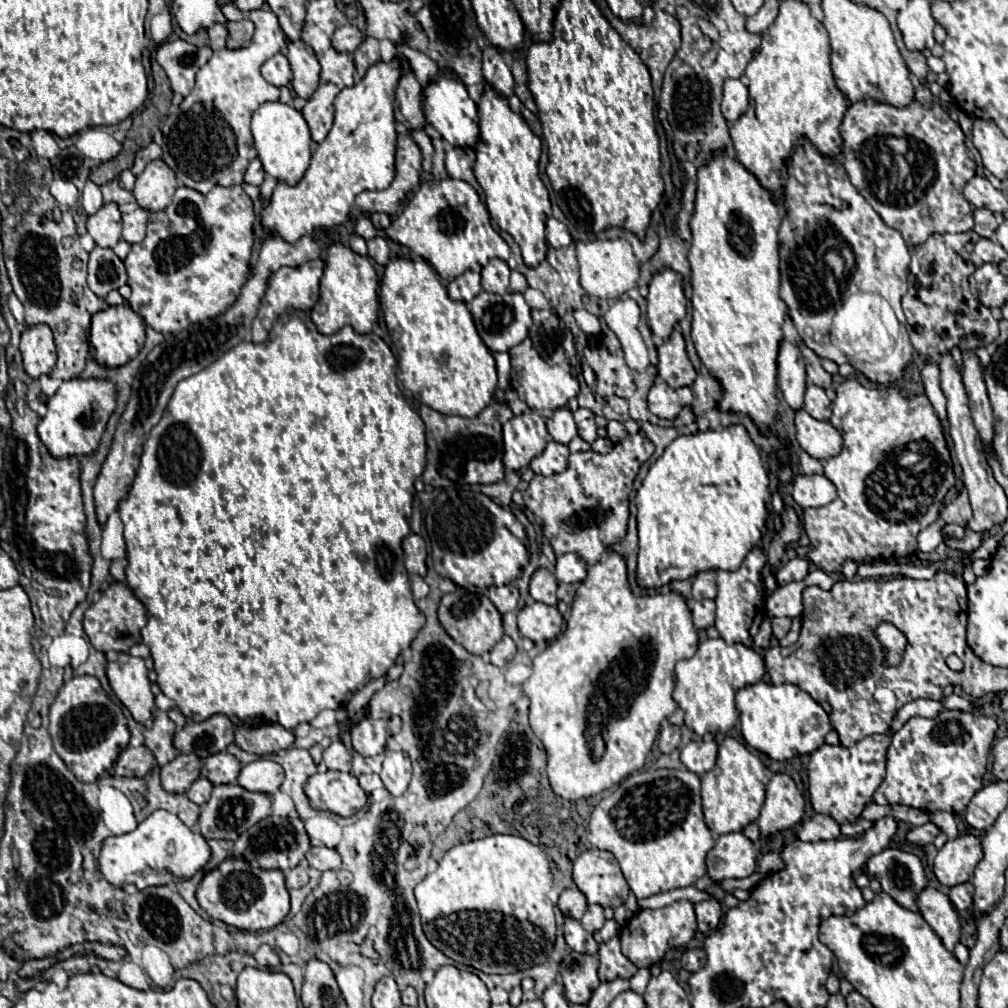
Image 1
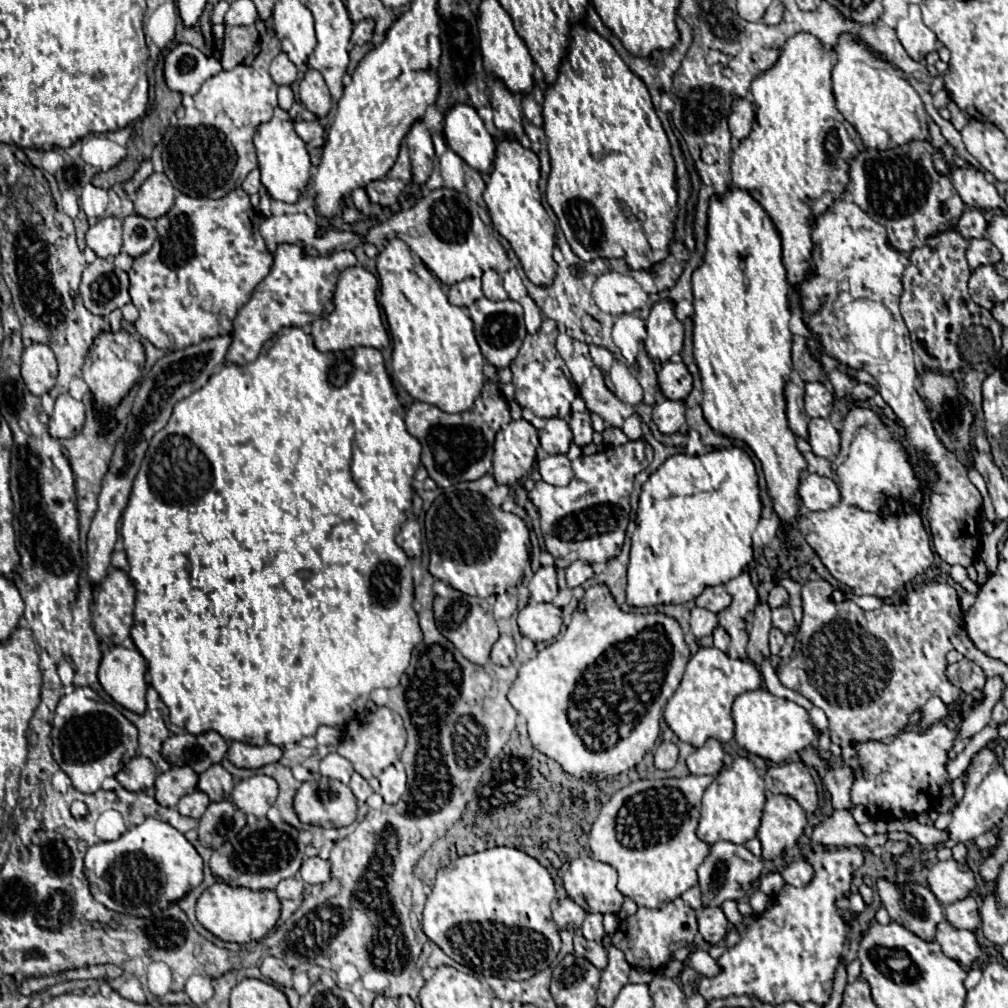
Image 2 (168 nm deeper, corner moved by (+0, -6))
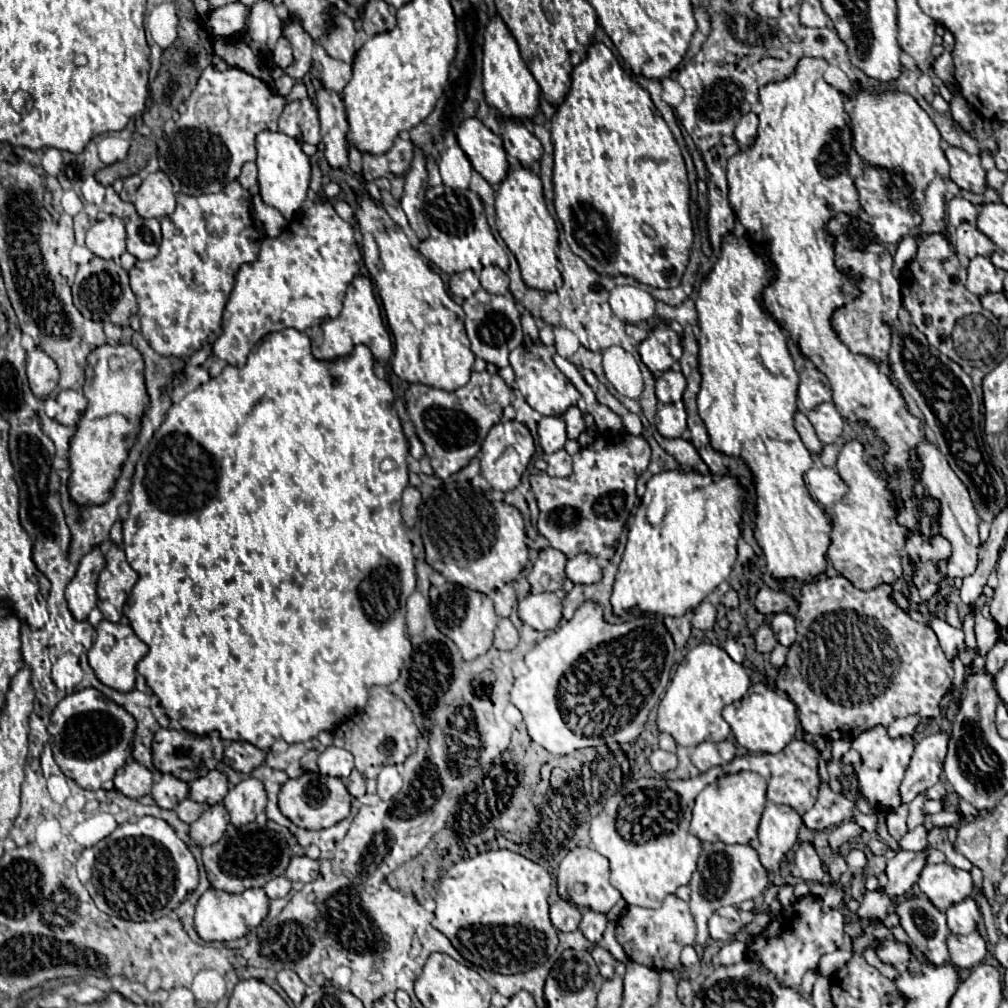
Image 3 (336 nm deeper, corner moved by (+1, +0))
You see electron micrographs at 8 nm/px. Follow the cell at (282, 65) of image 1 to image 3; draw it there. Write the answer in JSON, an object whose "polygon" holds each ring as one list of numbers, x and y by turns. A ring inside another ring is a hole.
{"polygon":[[279,38,275,50,273,50,273,62,281,68,287,68,291,62,293,62,293,56,291,56,291,44,287,38]]}

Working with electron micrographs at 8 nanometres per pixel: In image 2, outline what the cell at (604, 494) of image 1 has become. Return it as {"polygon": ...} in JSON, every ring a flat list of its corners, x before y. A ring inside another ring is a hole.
{"polygon":[[644,438,634,442,630,440,622,446,576,458,572,462,574,478,564,488,546,484,542,480,536,482,534,490,528,492,528,500,540,514,544,544,554,556,556,566,568,568,576,560,598,564,620,554,630,520,632,482,638,472,650,466,652,456,654,450]]}

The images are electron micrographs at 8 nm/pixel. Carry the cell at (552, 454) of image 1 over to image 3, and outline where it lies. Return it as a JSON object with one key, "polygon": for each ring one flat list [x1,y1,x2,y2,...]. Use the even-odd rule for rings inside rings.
{"polygon":[[559,450,559,452,553,452,547,456,547,474,549,476,557,476,557,478,563,478,563,476,569,476,571,474,571,456,565,452,565,450]]}

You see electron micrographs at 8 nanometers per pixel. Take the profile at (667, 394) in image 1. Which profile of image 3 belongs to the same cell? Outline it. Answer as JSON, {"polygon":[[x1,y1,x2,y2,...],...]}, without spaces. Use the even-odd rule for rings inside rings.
{"polygon":[[663,404,657,410,655,422,657,422,657,430,663,438,679,438,687,428,685,408,675,406,675,404]]}

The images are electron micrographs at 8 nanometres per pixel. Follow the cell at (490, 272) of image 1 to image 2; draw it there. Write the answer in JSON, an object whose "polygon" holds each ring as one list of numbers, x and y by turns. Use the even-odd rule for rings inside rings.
{"polygon":[[486,270,482,276,482,290,484,296,490,300,506,300,508,294,502,286,502,276,496,270]]}

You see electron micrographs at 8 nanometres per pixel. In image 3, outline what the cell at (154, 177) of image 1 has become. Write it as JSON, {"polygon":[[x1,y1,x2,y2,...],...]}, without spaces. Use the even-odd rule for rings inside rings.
{"polygon":[[163,172,149,174,135,192,135,208,141,218,163,218,175,210,171,180]]}

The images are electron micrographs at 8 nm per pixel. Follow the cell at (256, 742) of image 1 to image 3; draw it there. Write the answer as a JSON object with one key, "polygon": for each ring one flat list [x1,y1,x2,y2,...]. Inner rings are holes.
{"polygon":[[231,742,229,748,225,748,225,764,229,764,233,770,249,774,257,766,265,762,265,752,249,742]]}

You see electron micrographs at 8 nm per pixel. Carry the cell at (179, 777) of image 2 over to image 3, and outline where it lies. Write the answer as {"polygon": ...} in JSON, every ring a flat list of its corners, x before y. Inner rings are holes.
{"polygon":[[163,774,161,780,155,782,151,790,153,800,159,804,159,808,165,810,173,810,183,798,187,798,187,794,189,794,189,786,171,774]]}

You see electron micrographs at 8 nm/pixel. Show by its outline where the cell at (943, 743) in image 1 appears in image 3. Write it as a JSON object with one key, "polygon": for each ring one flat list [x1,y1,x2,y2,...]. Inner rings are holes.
{"polygon":[[875,726,859,734,859,738,855,738,851,746,861,754,861,760,863,760,861,770,857,772,859,790,863,798,867,798,871,804,877,804,877,808,895,810,899,806,899,784,903,780,903,774,913,754,913,740,909,738,893,740,887,736,887,730,883,726]]}

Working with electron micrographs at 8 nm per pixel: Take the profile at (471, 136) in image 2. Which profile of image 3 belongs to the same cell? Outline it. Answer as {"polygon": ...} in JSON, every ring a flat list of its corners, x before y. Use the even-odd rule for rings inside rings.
{"polygon":[[467,118,457,128,457,140,463,152,469,156,473,168,491,184,503,182,509,170,503,140,483,126,477,118],[505,168,505,170,503,170]]}

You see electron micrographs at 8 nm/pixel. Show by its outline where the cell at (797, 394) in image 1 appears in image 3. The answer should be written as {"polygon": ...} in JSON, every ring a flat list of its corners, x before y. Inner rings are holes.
{"polygon":[[797,412,797,414,795,414,795,428,797,428,797,432,799,432,803,444,807,446,807,450,809,450,811,454,821,454,823,444,819,442,819,438,817,438,817,434,815,434,811,422,807,420,807,416,805,416,803,412]]}

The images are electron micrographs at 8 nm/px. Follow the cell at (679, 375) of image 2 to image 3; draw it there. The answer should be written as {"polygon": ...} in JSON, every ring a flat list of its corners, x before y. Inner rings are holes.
{"polygon":[[679,370,663,372,663,374,657,376,657,388,655,388,657,400,661,400,663,404,681,402,685,386,687,386,687,382,685,382,685,378,683,378,683,374]]}

